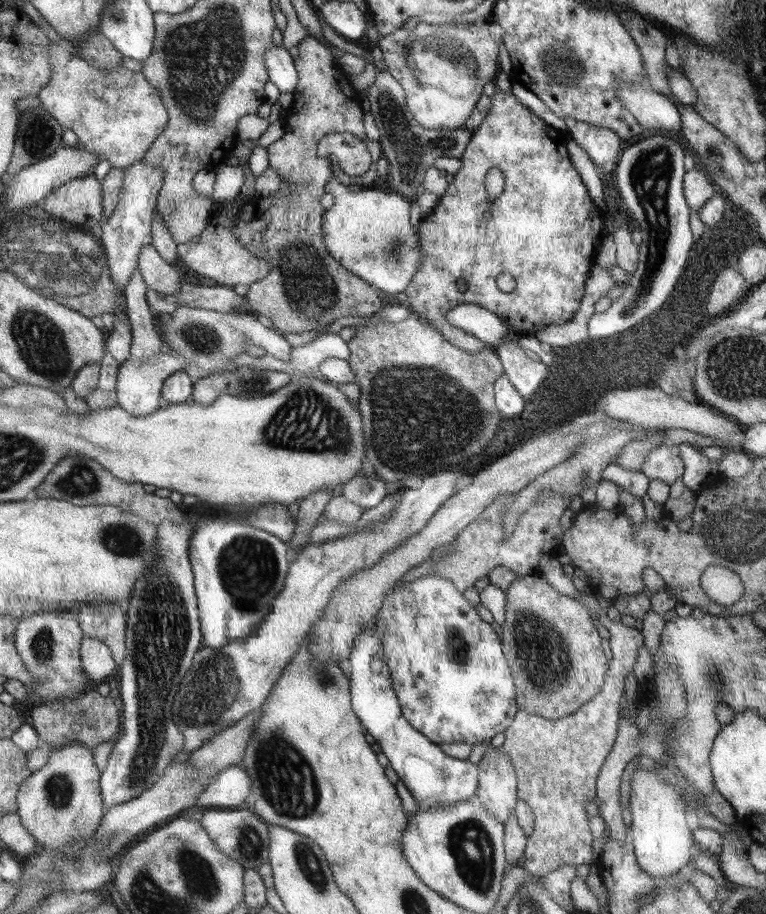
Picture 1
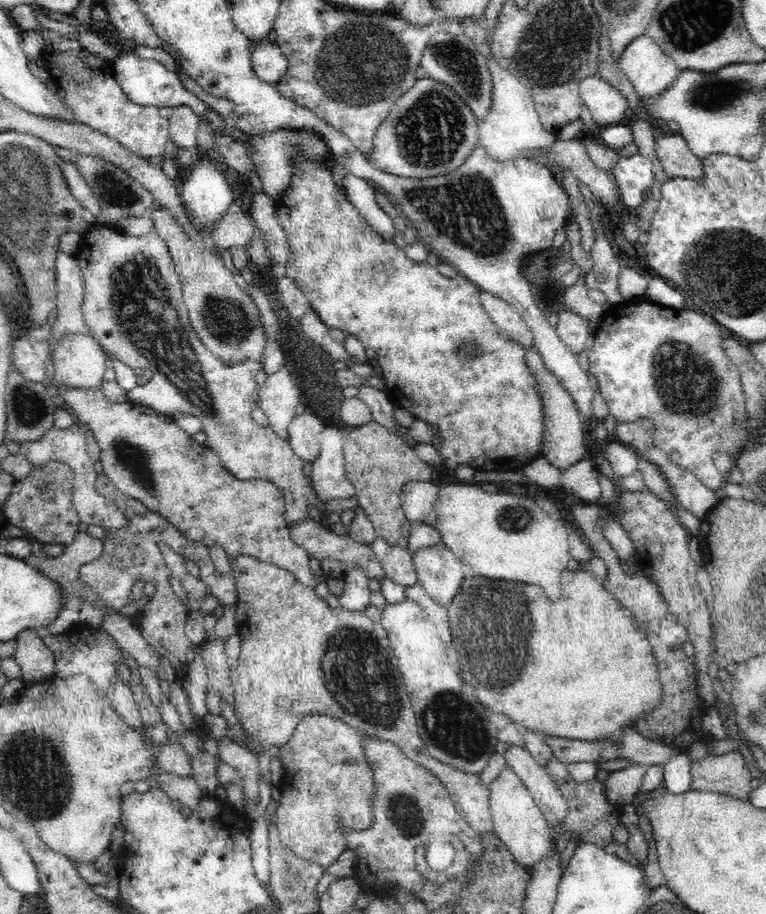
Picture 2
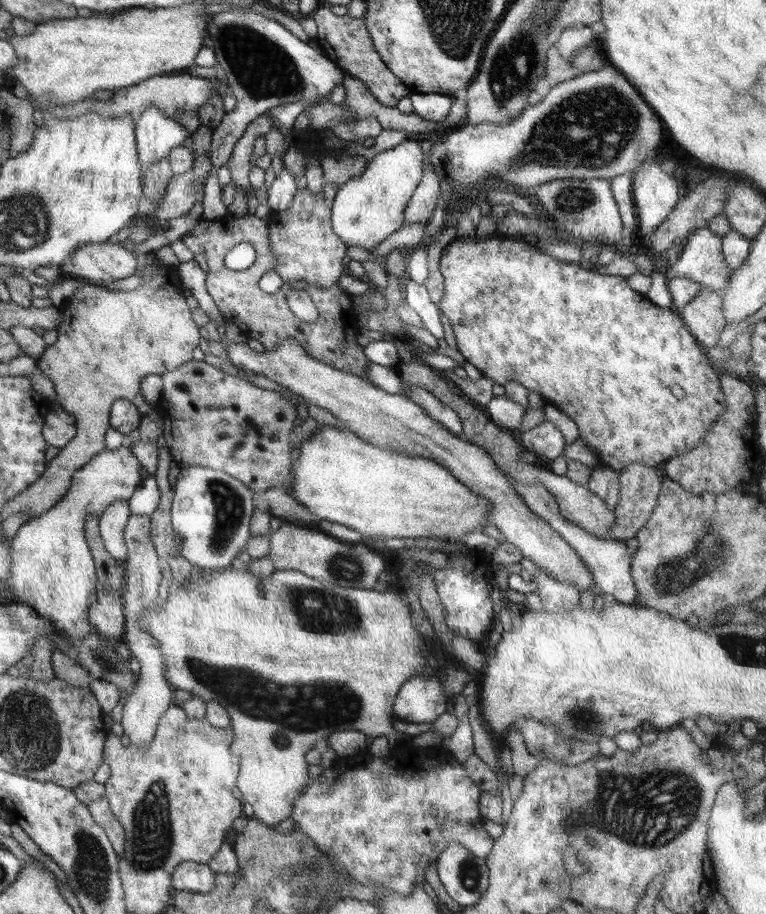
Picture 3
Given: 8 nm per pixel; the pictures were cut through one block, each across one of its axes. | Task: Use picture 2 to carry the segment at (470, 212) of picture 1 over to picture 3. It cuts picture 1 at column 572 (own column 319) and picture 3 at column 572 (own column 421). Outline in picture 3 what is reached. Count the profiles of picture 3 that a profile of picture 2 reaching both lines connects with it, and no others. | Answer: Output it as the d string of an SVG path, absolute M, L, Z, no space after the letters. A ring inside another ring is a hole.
M487 236L487 238L453 238L449 242L441 256L439 256L439 272L445 278L443 282L443 296L437 306L437 314L445 316L453 328L455 344L465 362L473 364L481 374L495 380L495 384L505 384L505 380L517 380L527 390L537 392L541 398L547 398L549 404L559 408L563 414L567 414L579 428L579 440L589 446L599 460L609 466L611 470L623 470L627 464L637 462L643 466L661 466L667 460L681 456L695 448L695 444L703 438L707 432L707 426L725 410L725 398L721 392L719 382L719 370L717 364L705 358L705 352L701 344L691 336L691 332L683 326L681 316L673 308L659 308L651 304L643 294L629 288L627 280L623 276L609 276L609 274L597 274L595 270L583 270L575 262L563 262L547 256L543 250L539 250L535 244L529 244L527 240L511 240L503 236Z

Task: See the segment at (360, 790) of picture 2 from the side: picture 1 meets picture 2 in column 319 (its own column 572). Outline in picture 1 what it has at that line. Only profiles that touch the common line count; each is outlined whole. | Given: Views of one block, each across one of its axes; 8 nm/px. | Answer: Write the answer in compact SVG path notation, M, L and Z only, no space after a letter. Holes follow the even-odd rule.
M593 592L593 598L599 606L597 620L607 628L611 648L609 670L601 692L583 708L559 720L547 720L517 710L501 746L501 750L509 752L517 772L517 798L525 800L535 814L533 832L527 834L525 854L521 858L525 860L523 866L537 878L563 864L575 864L577 868L593 864L593 836L589 832L587 806L597 798L597 776L617 738L623 678L633 672L637 648L643 646L643 636L637 628L627 628L621 622L607 618L613 598L607 598L601 592Z

